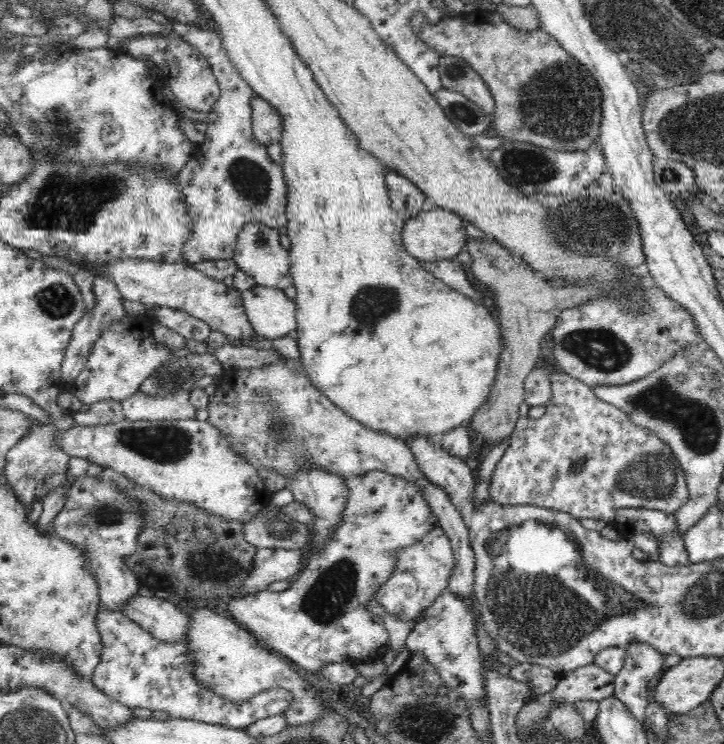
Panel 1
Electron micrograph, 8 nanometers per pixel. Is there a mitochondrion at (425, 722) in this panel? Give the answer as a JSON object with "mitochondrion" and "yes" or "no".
{"mitochondrion":"yes"}

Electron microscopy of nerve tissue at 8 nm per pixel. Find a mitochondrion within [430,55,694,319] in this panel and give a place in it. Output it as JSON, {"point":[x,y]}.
{"point":[557,104]}

